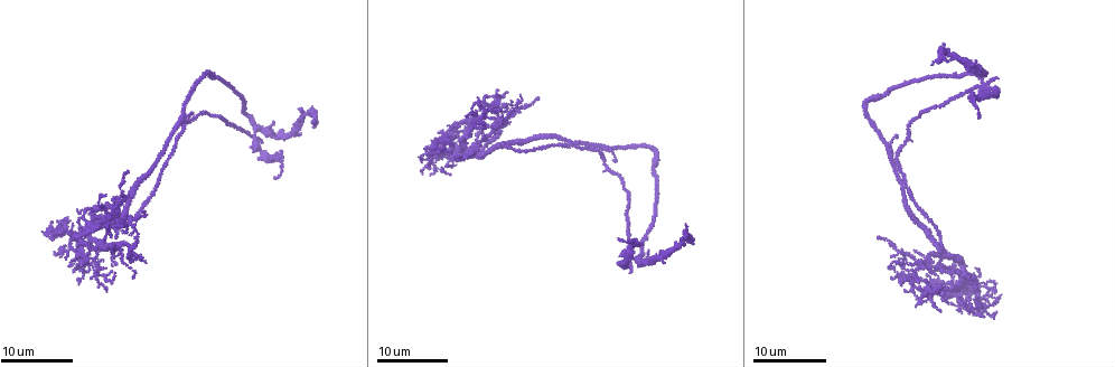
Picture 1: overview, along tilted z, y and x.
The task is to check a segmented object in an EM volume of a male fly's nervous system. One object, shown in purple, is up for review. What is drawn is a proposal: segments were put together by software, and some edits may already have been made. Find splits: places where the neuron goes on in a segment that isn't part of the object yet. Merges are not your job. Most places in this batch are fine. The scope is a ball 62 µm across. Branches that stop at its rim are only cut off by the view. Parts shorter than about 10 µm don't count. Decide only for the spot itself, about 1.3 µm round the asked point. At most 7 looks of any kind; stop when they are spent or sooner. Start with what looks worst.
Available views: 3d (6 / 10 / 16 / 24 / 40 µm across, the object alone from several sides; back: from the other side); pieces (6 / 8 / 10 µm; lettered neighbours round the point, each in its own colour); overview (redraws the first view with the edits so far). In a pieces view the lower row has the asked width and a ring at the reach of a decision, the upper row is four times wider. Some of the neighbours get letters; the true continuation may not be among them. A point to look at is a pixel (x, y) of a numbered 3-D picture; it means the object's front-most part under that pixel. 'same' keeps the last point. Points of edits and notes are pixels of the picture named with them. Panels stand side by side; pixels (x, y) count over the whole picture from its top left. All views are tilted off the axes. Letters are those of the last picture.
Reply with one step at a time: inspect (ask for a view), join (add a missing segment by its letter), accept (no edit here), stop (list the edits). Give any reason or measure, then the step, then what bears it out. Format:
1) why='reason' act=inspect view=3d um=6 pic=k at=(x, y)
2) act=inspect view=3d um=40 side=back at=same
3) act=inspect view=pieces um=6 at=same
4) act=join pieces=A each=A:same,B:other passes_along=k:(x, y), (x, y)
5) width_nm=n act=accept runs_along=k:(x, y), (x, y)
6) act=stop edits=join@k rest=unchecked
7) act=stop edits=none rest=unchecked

why='branch stops here' act=inspect view=3d um=24 pic=1 at=(436, 150)

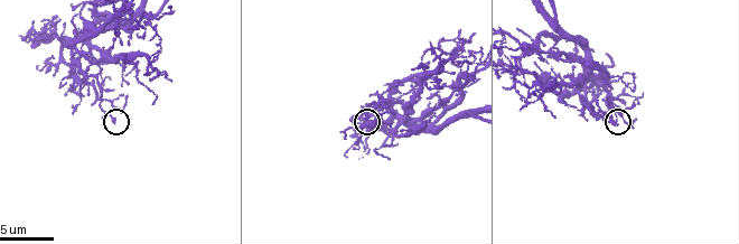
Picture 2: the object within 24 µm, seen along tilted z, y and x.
act=inspect view=pieces um=10 pic=2 at=(365, 119)

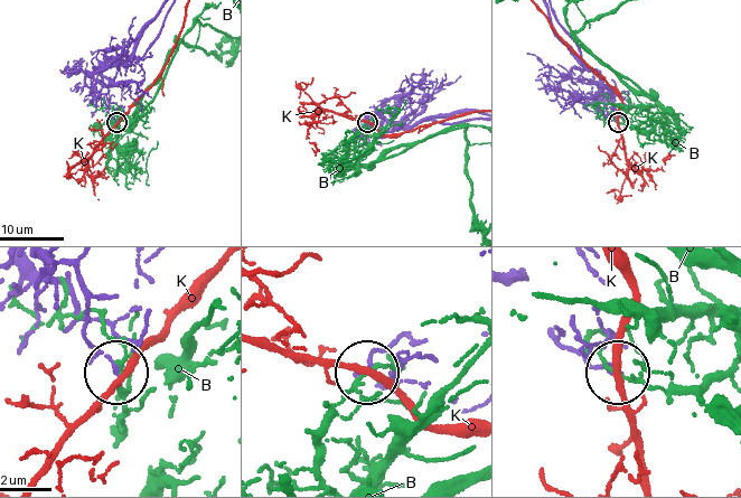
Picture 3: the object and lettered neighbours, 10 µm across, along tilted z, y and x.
act=accept each=B:other,K:other runs_along=3:(554, 340), (615, 372) found='no lettered segment goes on from it'

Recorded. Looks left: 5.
why='free end' act=inspect view=pieces um=10 pic=2 at=(433, 115)

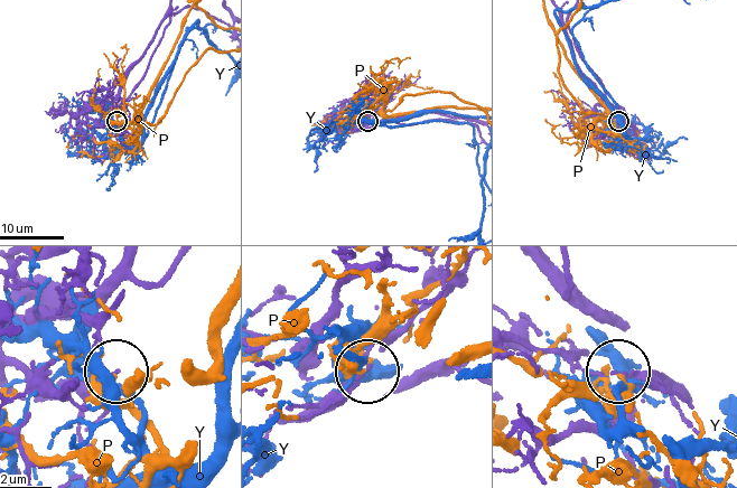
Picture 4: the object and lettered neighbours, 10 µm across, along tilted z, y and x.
act=accept each=P:other,Y:other found='no lettered segment goes on from it'

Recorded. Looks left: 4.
why='end of a long branch' act=inspect view=pieces um=6 pic=2 at=(473, 33)

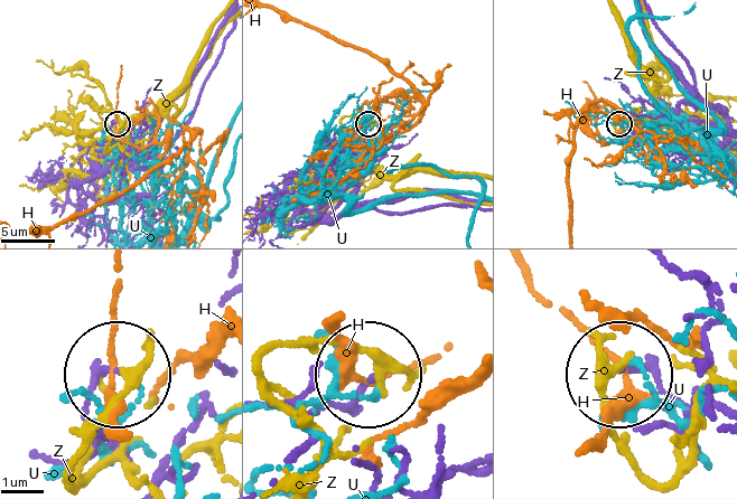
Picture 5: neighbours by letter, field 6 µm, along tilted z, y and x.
act=accept each=H:other,U:other,Z:other found='no lettered segment goes on from it'

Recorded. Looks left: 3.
why='thin end' act=inspect view=pieces um=6 pic=2 at=(104, 14)

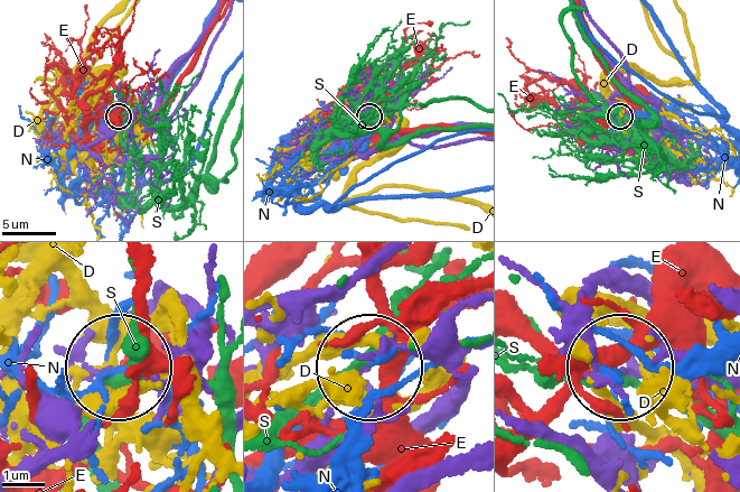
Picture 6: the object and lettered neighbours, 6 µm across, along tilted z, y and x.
act=accept each=D:other,E:other,N:other,S:other runs_along=6:(99, 325), (89, 351), (116, 371) found='no lettered segment goes on from it'

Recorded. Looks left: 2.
act=stop edits=none rest=unchecked

